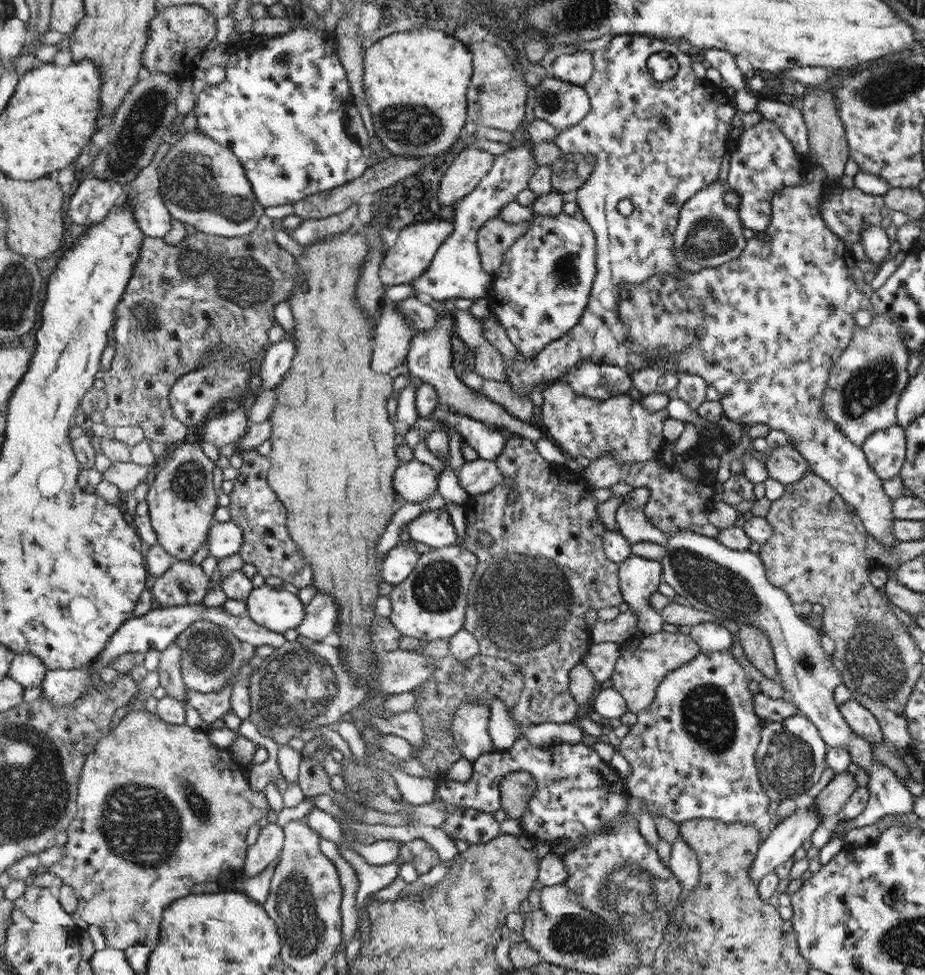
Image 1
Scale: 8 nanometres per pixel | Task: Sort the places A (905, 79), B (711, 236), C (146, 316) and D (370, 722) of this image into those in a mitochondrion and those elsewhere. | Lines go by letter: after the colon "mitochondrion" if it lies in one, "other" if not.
A: mitochondrion
B: mitochondrion
C: mitochondrion
D: other

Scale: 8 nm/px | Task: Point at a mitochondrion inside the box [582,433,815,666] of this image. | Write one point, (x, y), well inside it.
(713, 585)

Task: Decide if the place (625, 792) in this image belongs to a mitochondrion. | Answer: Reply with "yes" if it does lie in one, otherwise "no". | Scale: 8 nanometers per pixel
no

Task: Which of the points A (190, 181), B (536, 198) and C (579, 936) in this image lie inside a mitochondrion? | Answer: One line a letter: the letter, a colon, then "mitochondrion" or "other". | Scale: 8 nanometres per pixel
A: mitochondrion
B: other
C: mitochondrion

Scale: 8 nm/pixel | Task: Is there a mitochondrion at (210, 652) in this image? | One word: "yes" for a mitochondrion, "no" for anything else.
yes

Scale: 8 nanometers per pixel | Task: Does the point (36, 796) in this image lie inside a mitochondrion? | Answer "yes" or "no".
yes

